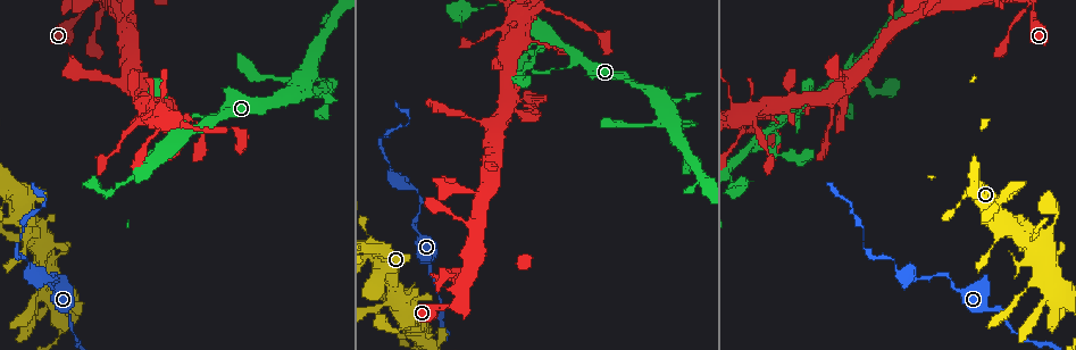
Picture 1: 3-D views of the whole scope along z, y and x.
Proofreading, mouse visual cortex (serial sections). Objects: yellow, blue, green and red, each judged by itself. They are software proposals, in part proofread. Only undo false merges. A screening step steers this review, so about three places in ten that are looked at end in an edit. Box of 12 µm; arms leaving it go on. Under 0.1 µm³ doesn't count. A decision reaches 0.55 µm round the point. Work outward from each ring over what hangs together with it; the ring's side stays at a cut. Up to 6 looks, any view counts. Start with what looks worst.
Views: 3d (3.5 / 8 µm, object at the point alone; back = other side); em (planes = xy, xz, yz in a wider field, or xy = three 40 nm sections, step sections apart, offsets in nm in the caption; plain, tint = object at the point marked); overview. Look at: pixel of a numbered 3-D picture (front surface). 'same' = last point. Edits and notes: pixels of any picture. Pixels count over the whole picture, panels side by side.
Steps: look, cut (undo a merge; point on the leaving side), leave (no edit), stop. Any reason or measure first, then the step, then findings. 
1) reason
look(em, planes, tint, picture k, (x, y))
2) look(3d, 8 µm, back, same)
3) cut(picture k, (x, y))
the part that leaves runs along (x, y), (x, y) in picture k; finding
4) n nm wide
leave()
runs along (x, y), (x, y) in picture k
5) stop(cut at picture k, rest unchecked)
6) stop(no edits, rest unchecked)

abrupt turn
look(3d, 3.5 µm, picture 1, (412, 219))

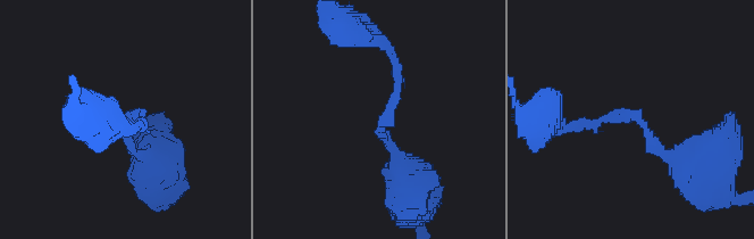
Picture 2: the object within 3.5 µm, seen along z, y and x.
now the EM
look(em, xy, step 1, tint, picture 2, (380, 122))

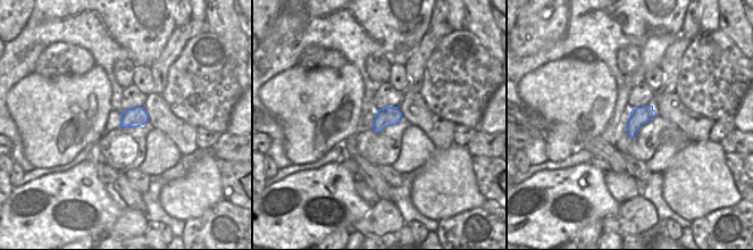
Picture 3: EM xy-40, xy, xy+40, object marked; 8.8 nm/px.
160 nm wide
leave()
runs along (689, 164), (631, 115), (574, 125) in picture 2; all the same cell

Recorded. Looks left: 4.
small branch off a trunk
look(3d, 3.5 µm, picture 1, (768, 131))

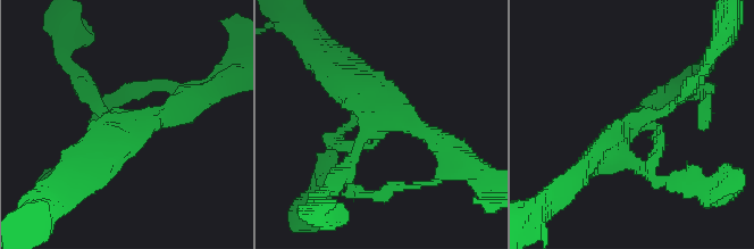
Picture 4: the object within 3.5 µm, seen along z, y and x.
look(em, xy, step 5, tint, picture 4, (389, 117))

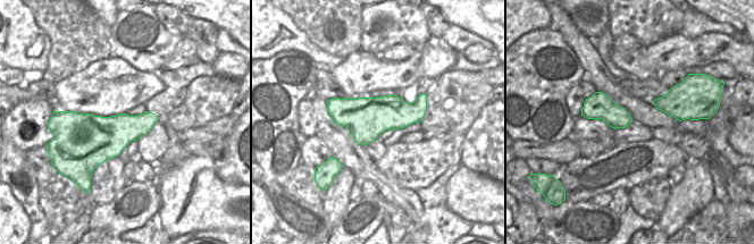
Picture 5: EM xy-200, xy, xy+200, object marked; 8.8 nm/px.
leave()
runs along (452, 154), (336, 75) in picture 4; continuous, no second cell

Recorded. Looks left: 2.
stop(no edits, rest unchecked)

